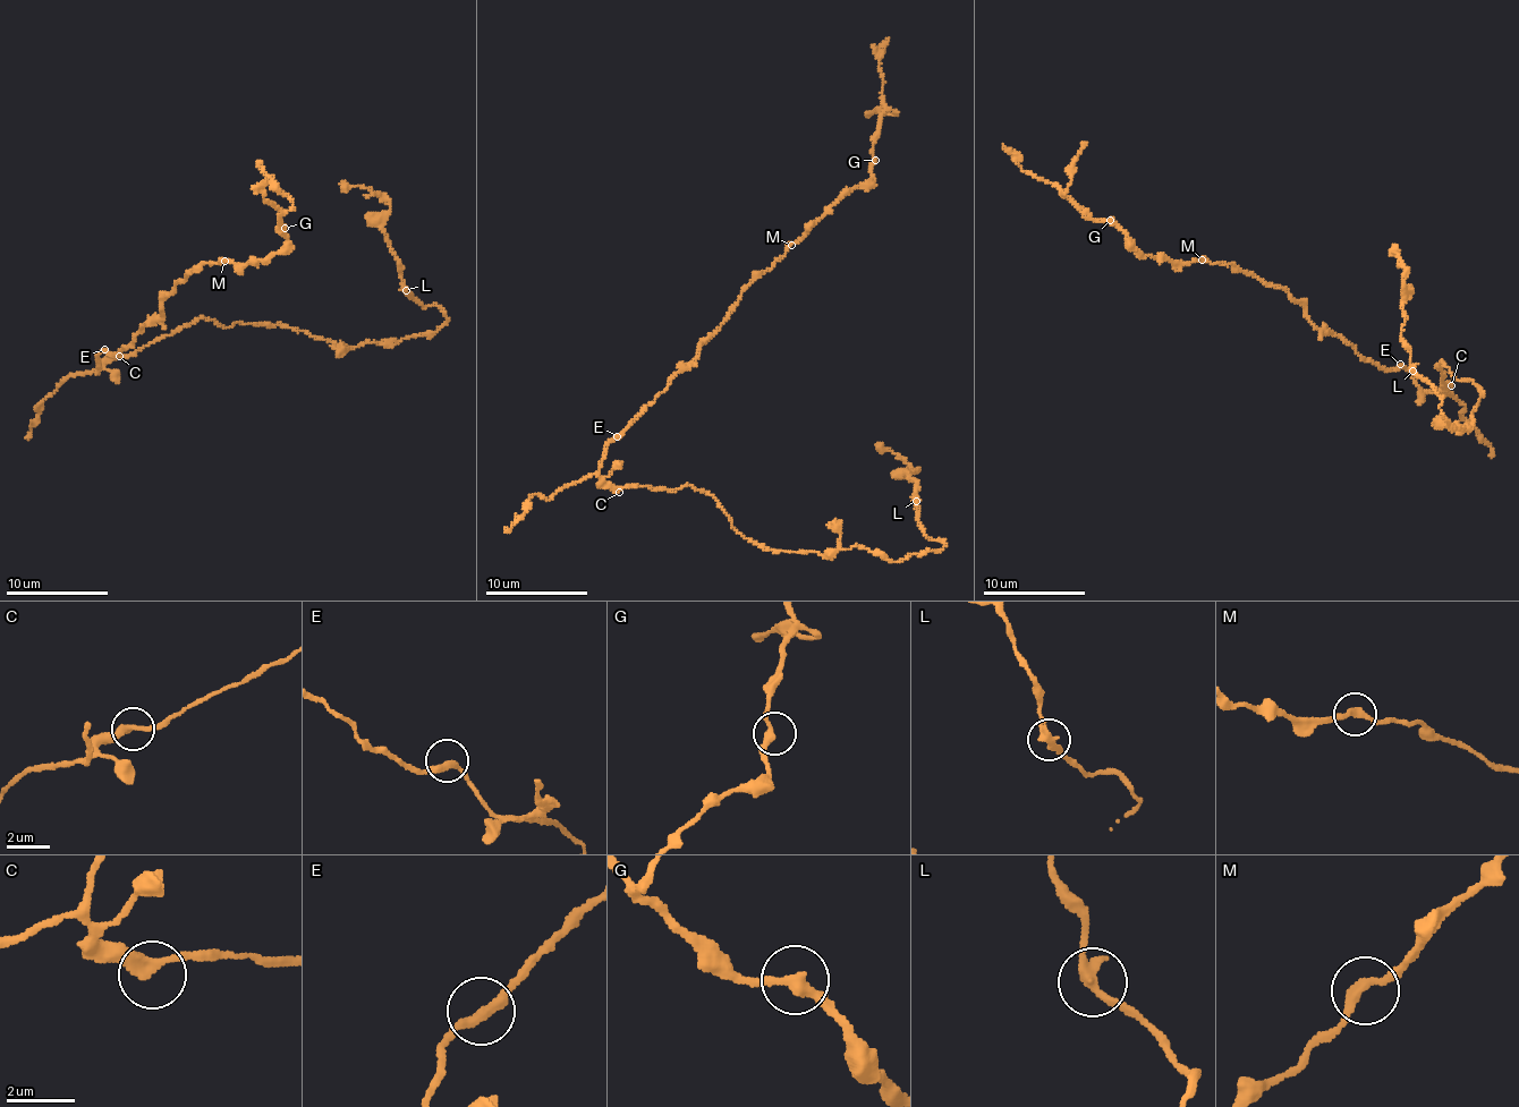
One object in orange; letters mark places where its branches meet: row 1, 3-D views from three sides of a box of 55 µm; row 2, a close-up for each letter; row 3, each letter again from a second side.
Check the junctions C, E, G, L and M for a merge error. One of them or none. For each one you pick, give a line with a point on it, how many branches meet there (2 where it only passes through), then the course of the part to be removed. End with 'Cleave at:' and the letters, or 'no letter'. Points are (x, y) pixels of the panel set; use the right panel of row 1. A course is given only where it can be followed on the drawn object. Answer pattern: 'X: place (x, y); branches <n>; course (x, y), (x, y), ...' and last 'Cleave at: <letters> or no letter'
Cleave at: no letter

